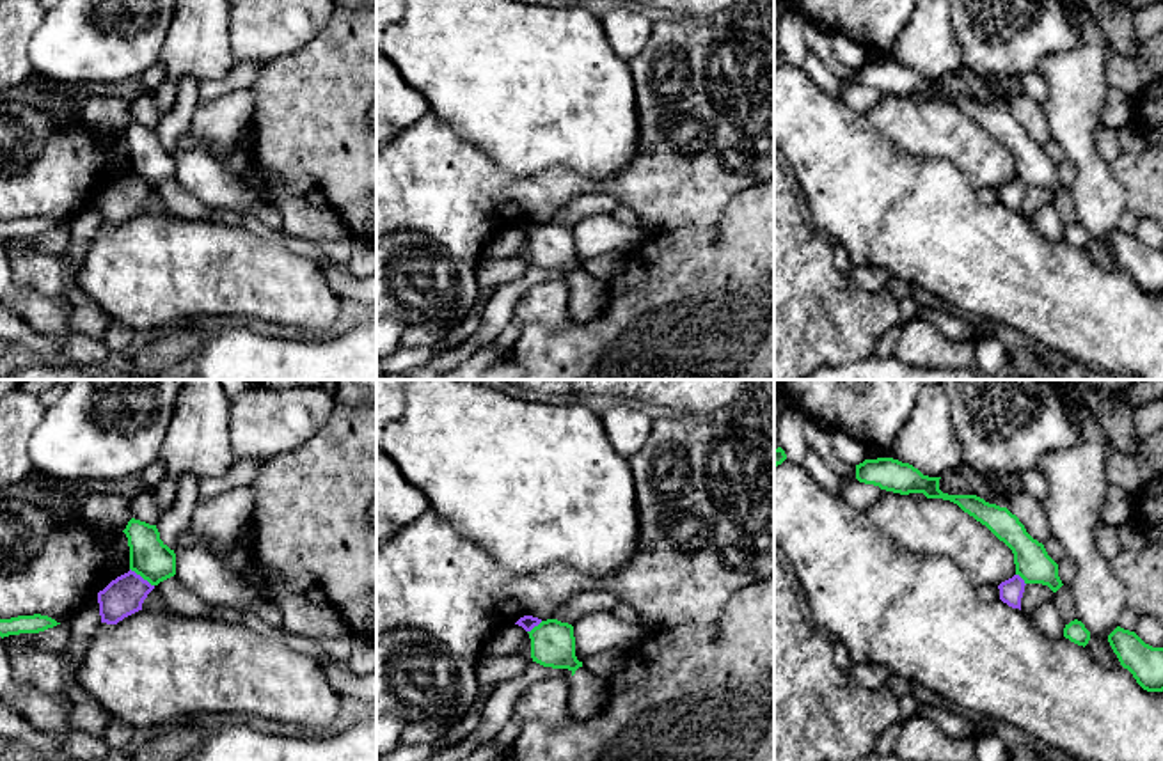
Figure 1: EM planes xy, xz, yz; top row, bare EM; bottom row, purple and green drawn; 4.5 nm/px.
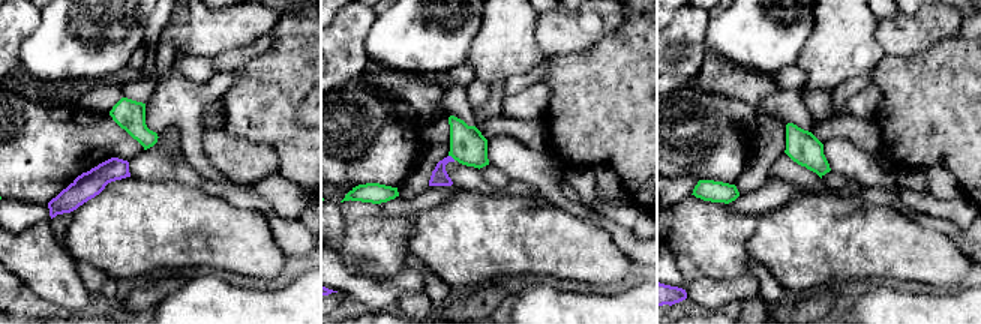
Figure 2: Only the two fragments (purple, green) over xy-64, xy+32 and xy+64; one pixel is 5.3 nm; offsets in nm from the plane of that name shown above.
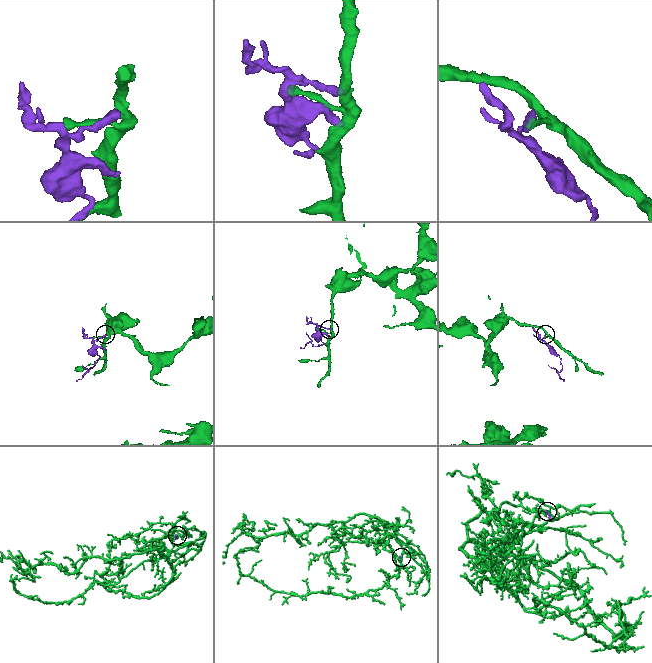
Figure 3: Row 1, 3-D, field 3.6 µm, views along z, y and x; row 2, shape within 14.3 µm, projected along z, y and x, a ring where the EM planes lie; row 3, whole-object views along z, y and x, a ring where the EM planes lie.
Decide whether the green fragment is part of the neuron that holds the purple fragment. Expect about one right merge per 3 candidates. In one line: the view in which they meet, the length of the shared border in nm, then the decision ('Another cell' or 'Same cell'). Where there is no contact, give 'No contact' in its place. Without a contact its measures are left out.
Touches purple in xy. Shared border 140 nm. Another cell

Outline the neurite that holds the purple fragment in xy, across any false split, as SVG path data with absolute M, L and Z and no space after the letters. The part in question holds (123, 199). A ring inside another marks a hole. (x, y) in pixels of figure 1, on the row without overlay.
M131 172L117 179L98 195L101 225L117 227L142 213L142 206L153 192L154 188Z

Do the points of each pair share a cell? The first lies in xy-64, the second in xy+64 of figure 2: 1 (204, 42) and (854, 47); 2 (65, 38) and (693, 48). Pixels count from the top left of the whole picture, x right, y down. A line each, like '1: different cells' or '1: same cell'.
1: different cells
2: different cells

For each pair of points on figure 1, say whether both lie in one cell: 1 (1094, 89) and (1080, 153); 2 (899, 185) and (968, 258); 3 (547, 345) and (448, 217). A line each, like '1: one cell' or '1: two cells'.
1: one cell
2: one cell
3: two cells

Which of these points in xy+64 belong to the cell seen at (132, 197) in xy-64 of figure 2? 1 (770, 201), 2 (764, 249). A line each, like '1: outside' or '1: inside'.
1: outside
2: inside

